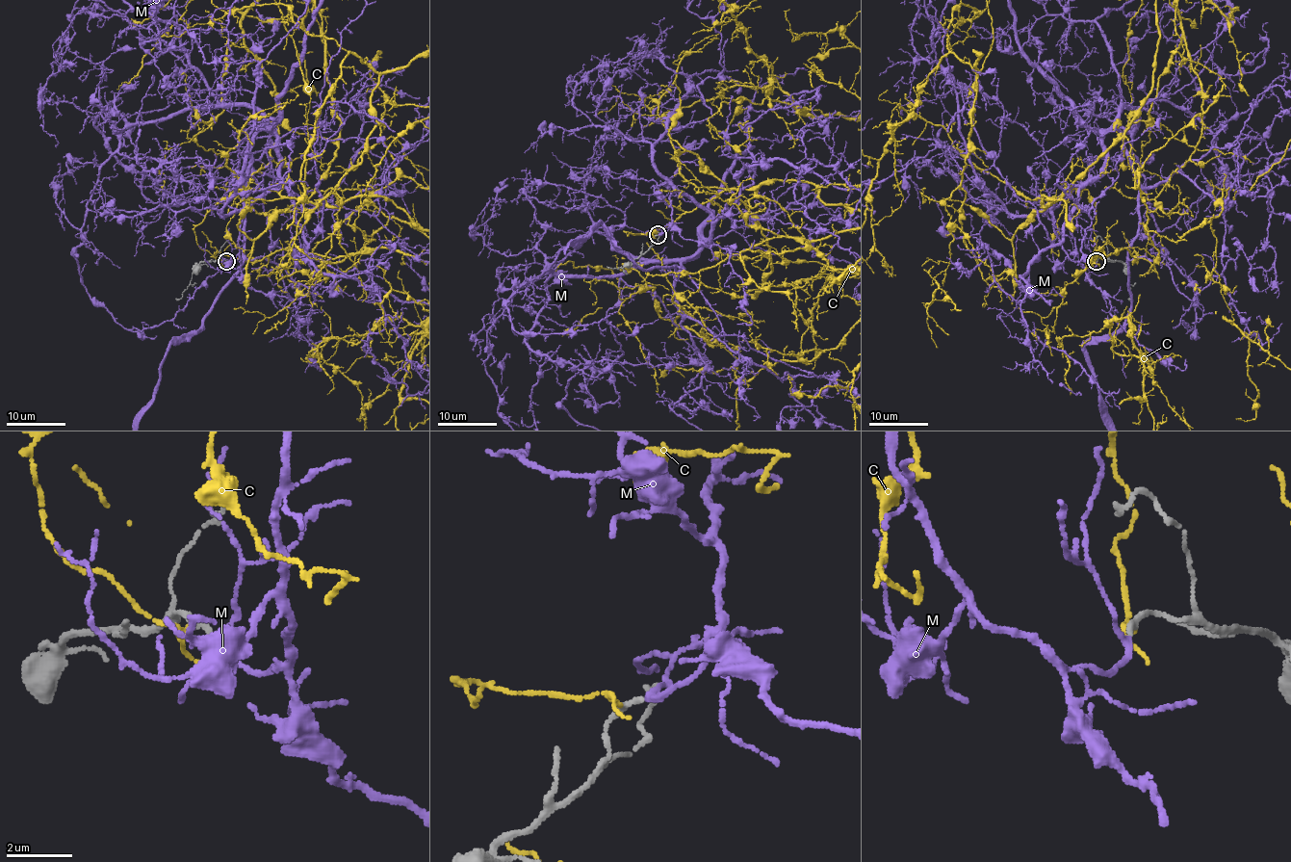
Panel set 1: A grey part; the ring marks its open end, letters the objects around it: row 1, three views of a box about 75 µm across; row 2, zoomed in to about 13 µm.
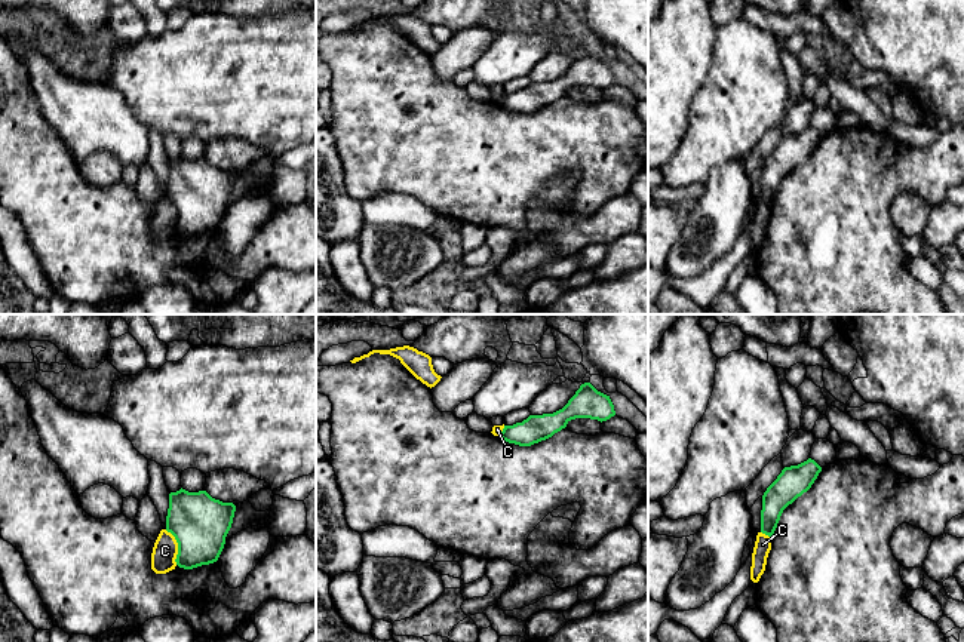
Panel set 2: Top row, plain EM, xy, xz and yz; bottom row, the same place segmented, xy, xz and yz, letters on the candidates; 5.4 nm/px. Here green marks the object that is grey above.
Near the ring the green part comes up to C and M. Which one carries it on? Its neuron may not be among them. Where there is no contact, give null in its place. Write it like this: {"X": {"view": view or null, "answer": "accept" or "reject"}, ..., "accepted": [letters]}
{"C": {"view": "xy", "answer": "reject"}, "M": {"view": null, "answer": "accept"}, "accepted": ["M"]}

